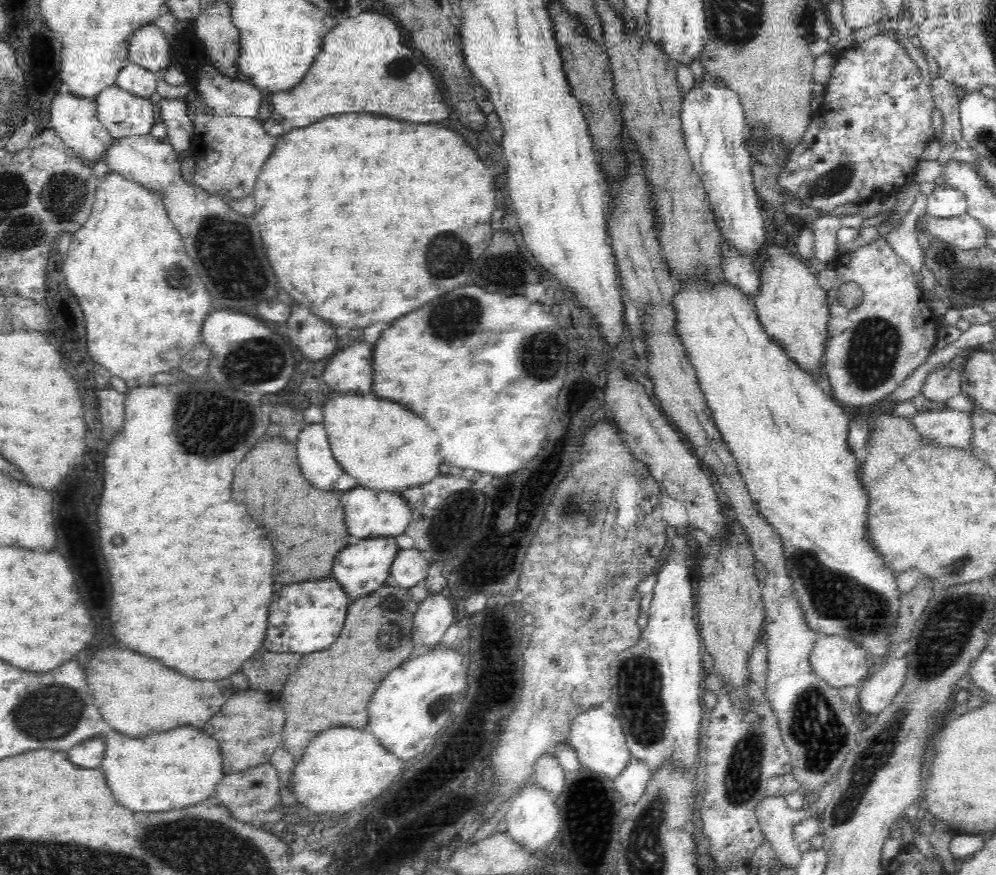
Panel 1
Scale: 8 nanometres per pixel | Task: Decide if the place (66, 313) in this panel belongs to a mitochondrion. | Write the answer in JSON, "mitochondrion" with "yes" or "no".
{"mitochondrion":"no"}

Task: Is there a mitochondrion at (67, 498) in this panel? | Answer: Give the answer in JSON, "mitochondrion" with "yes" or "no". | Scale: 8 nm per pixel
{"mitochondrion":"no"}

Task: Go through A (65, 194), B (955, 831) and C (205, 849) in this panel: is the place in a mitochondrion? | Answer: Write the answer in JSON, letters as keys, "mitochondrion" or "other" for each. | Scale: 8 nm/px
{"A":"mitochondrion","B":"other","C":"mitochondrion"}

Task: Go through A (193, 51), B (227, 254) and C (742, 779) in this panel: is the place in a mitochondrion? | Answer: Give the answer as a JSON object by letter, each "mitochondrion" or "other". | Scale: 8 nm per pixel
{"A":"other","B":"mitochondrion","C":"mitochondrion"}

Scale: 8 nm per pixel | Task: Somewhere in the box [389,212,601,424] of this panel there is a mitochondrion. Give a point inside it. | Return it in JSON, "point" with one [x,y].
{"point":[465,310]}

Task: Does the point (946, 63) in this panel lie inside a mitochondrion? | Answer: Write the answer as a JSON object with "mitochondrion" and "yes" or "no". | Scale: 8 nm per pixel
{"mitochondrion":"no"}

